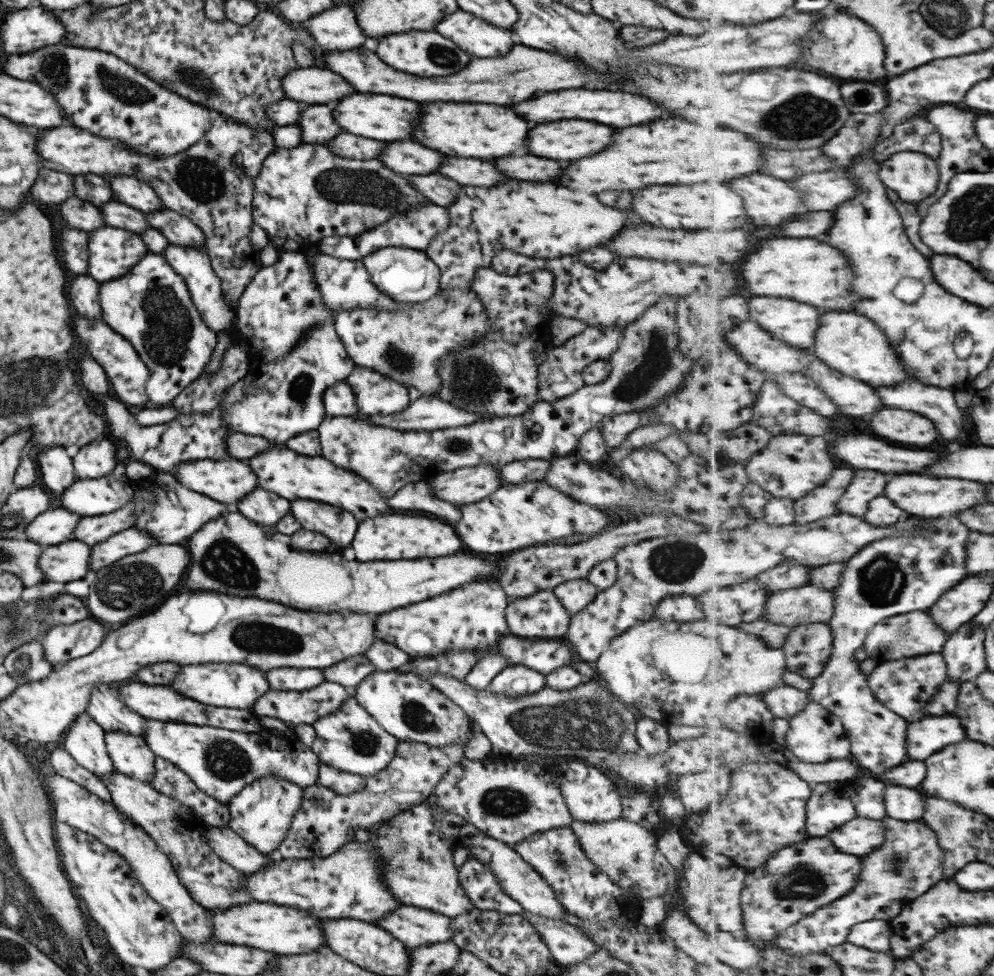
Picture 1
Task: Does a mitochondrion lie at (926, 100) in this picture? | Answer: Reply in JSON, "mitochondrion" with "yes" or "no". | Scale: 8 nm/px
{"mitochondrion":"no"}

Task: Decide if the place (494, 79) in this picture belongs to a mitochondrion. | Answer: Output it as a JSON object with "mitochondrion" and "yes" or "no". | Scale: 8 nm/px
{"mitochondrion":"yes"}

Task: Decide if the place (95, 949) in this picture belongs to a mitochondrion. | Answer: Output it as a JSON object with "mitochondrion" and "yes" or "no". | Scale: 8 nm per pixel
{"mitochondrion":"no"}

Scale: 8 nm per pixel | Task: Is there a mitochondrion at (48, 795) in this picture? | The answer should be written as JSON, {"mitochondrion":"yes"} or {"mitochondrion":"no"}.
{"mitochondrion":"no"}

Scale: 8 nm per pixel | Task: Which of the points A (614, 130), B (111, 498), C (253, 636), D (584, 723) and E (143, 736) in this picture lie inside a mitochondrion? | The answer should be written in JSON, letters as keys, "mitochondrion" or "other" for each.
{"A":"other","B":"other","C":"mitochondrion","D":"mitochondrion","E":"other"}

